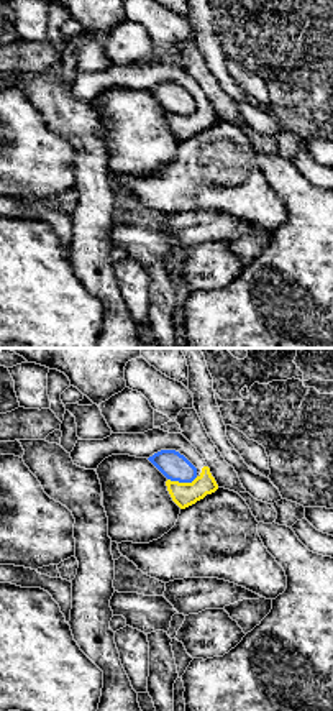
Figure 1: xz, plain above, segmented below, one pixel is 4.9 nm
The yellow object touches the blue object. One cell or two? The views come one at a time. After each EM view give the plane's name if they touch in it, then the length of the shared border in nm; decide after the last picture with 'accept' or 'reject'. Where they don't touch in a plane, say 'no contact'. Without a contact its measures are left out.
contact in xz; length 150 nm

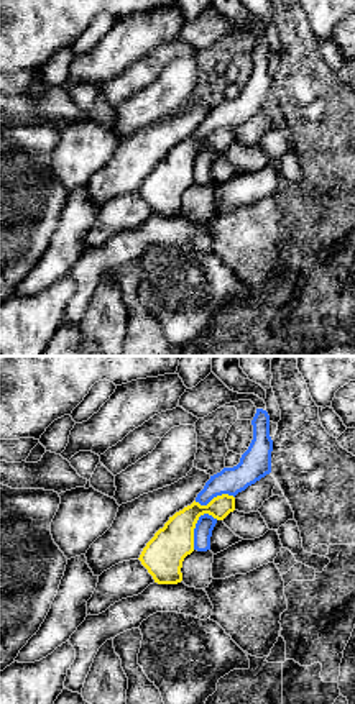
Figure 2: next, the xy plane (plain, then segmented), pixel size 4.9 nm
contact in xy; length 200 nm

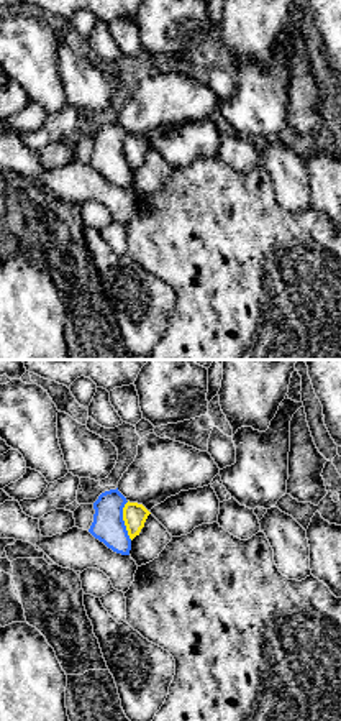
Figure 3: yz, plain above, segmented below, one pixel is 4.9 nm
contact in yz; length 190 nm

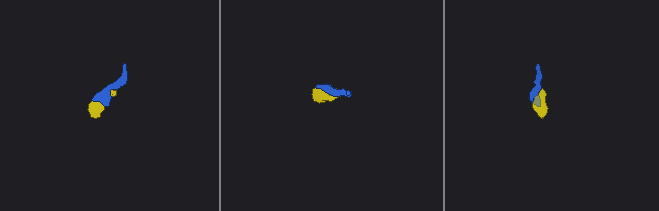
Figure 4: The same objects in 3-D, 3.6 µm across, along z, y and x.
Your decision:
reject

